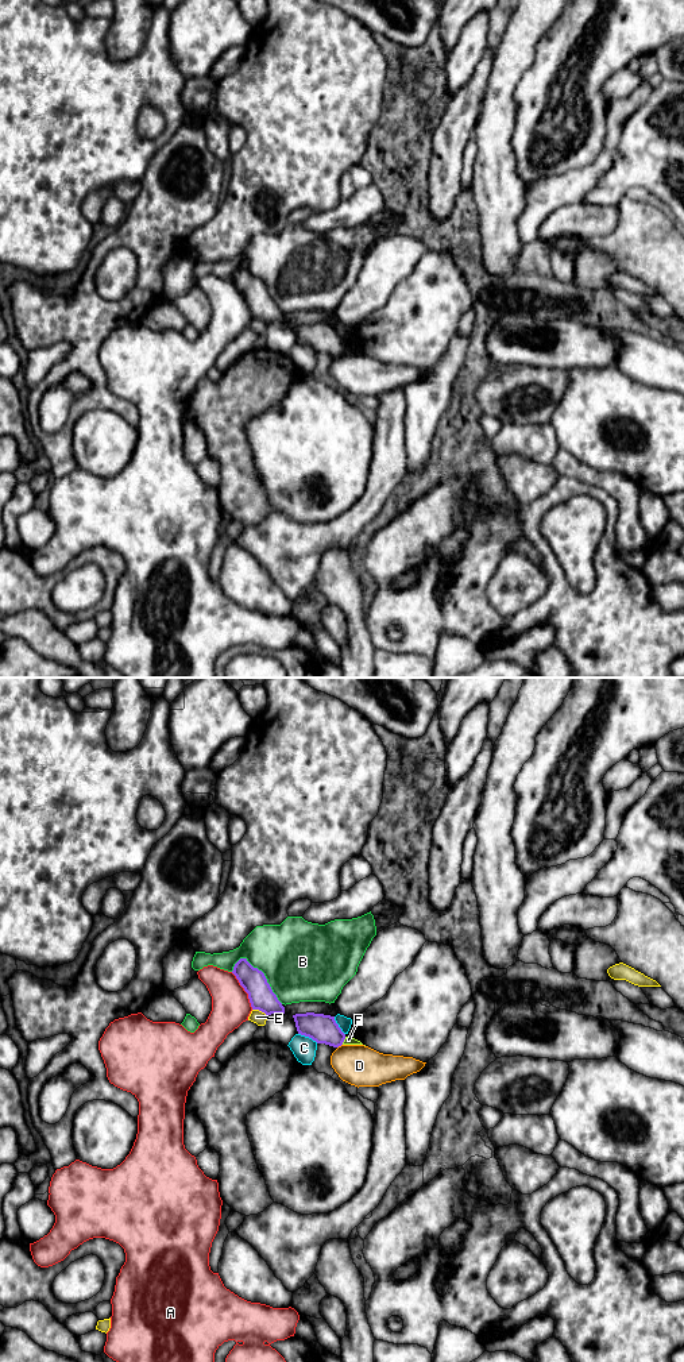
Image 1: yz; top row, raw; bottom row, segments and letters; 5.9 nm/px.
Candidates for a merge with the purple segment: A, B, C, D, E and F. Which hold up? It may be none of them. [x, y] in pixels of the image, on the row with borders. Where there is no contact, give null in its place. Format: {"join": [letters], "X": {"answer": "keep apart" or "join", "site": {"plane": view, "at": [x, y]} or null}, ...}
{"join": [], "A": {"answer": "keep apart", "site": {"plane": "yz", "at": [244, 990]}}, "B": {"answer": "keep apart", "site": {"plane": "yz", "at": [263, 973]}}, "C": {"answer": "keep apart", "site": {"plane": "yz", "at": [308, 1036]}}, "D": {"answer": "keep apart", "site": {"plane": "yz", "at": [339, 1045]}}, "E": {"answer": "keep apart", "site": {"plane": "yz", "at": [261, 1010]}}, "F": {"answer": "keep apart", "site": {"plane": "yz", "at": [343, 1041]}}}

